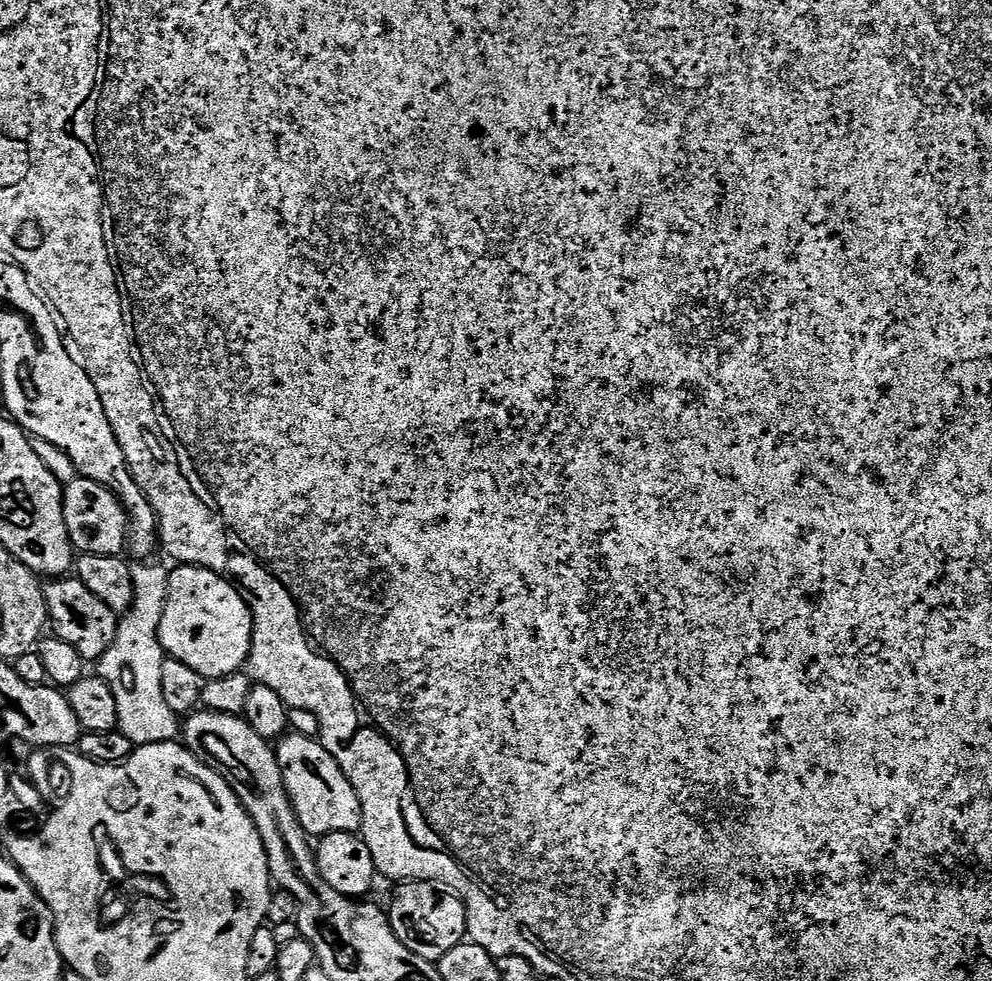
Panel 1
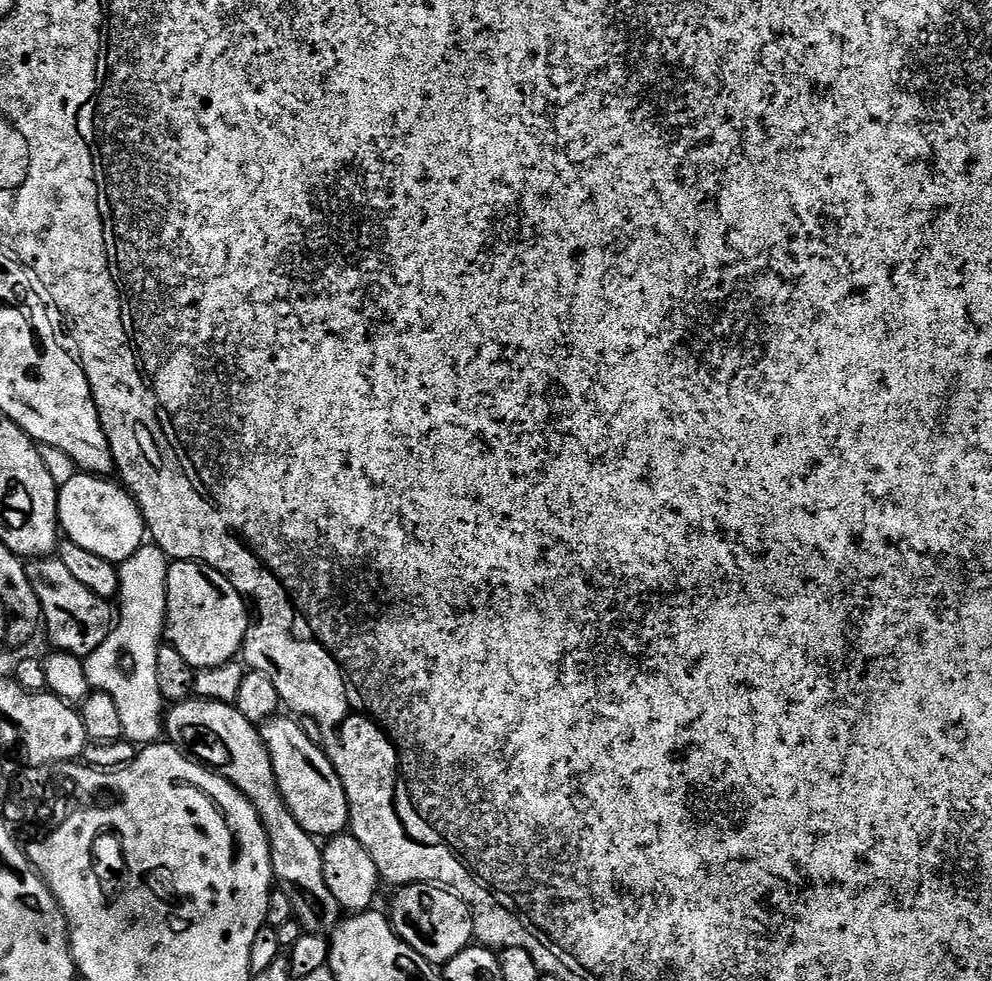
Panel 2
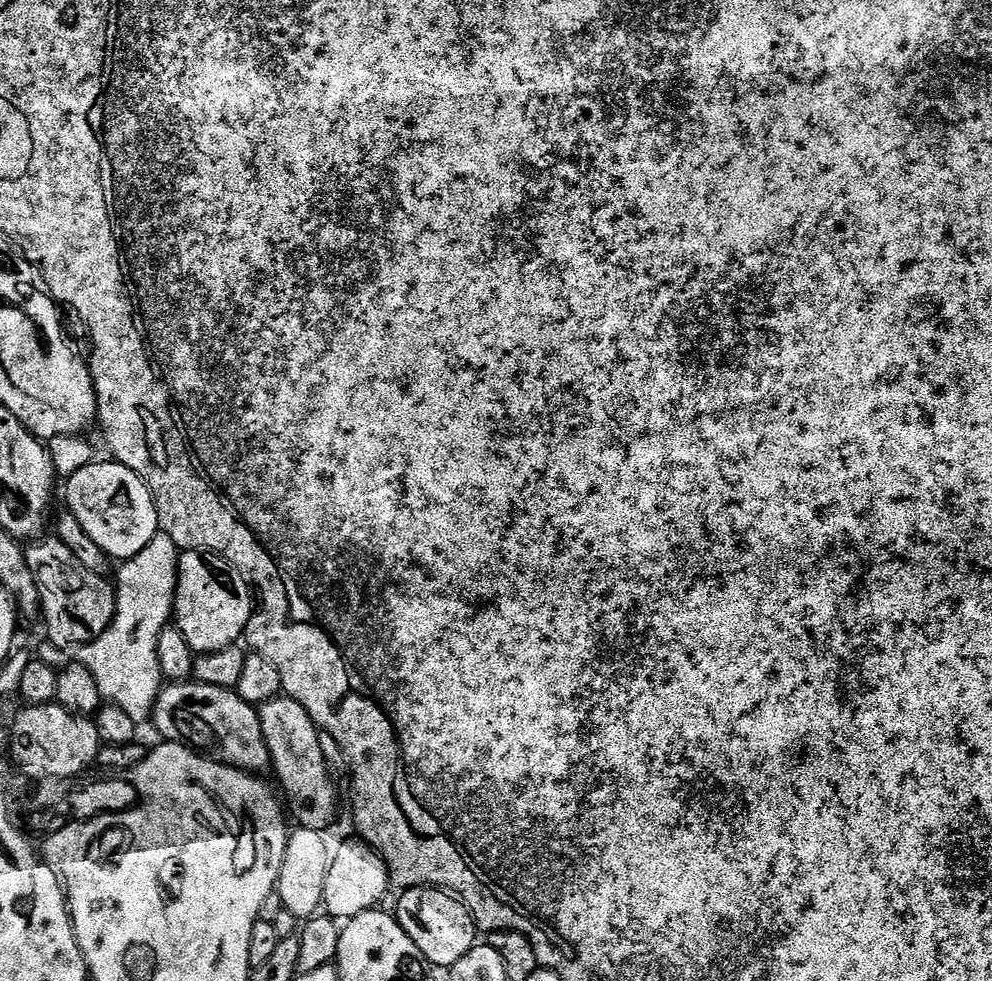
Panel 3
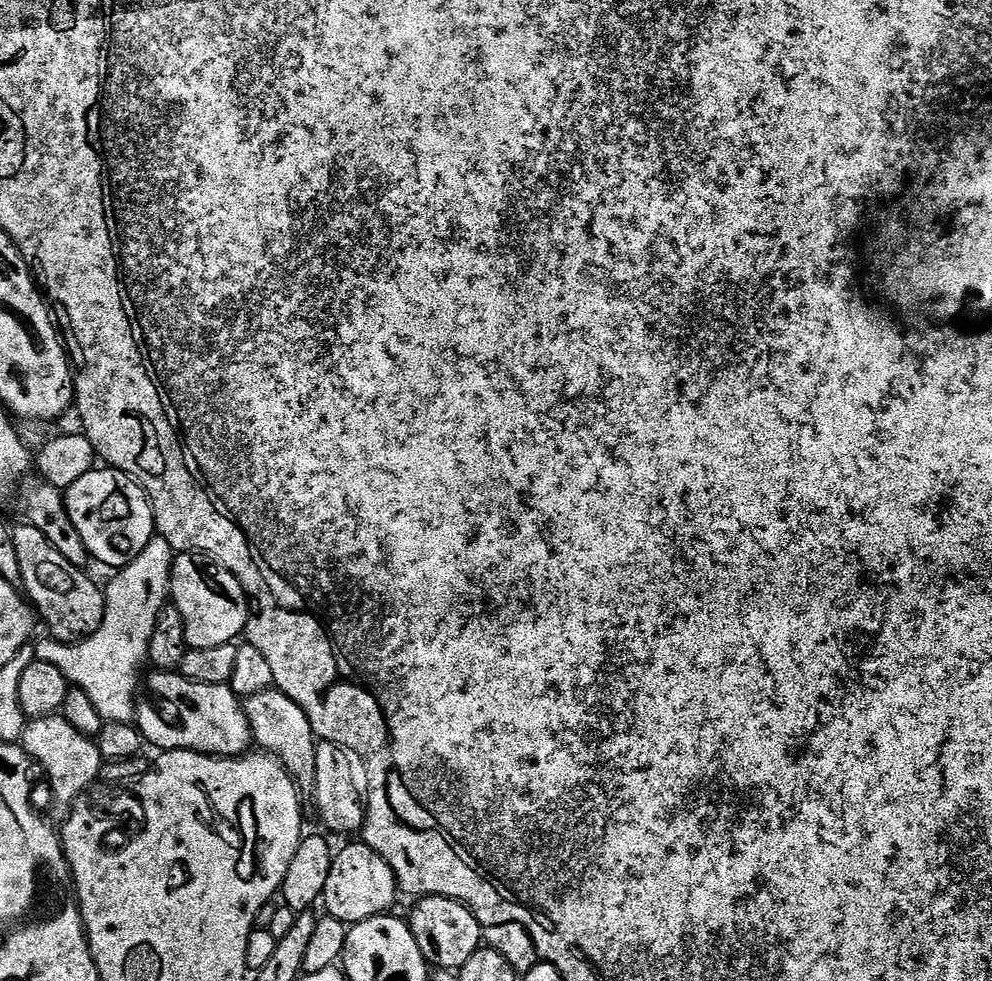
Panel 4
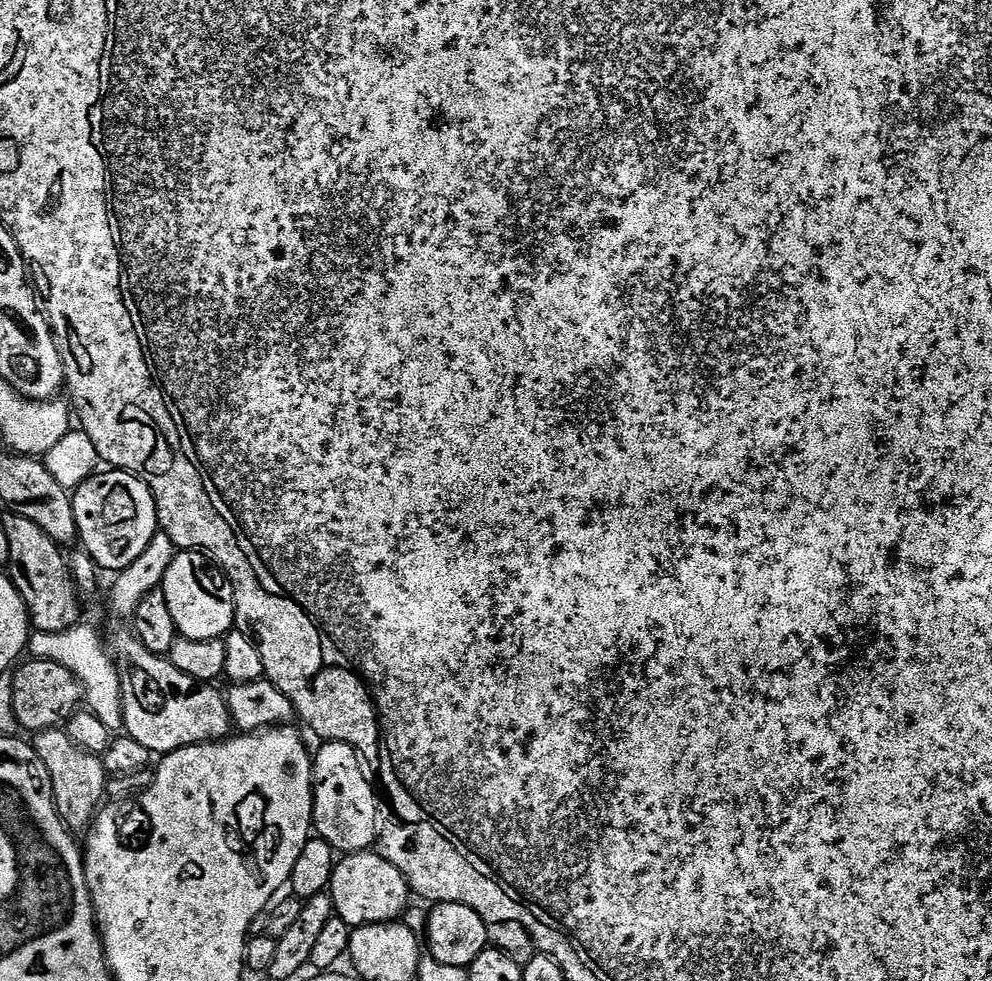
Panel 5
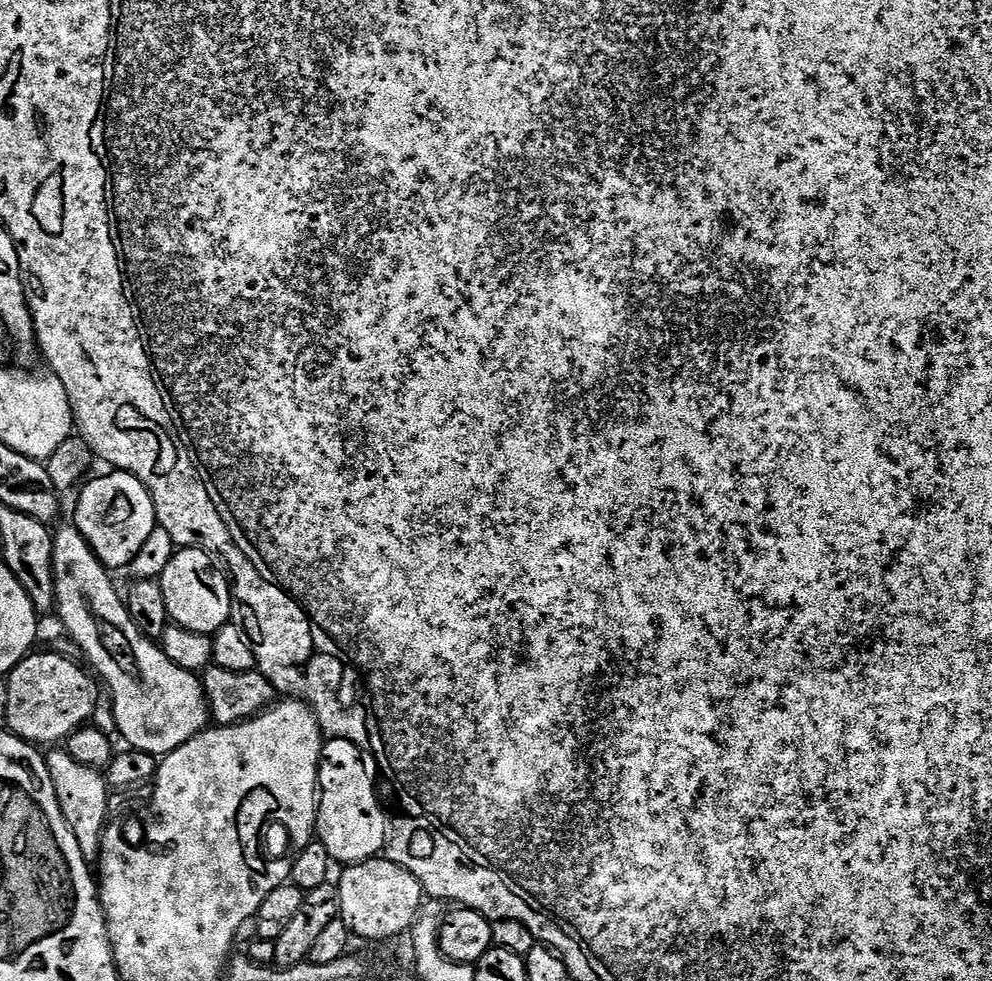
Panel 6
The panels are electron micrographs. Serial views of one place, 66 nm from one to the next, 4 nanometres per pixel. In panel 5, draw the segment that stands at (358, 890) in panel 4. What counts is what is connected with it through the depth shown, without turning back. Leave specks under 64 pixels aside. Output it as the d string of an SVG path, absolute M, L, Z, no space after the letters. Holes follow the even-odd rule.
M376 850L341 855L335 861L332 881L326 885L332 897L332 910L352 930L371 924L390 924L399 921L410 905L410 889L402 870L392 864L386 855L379 856Z

